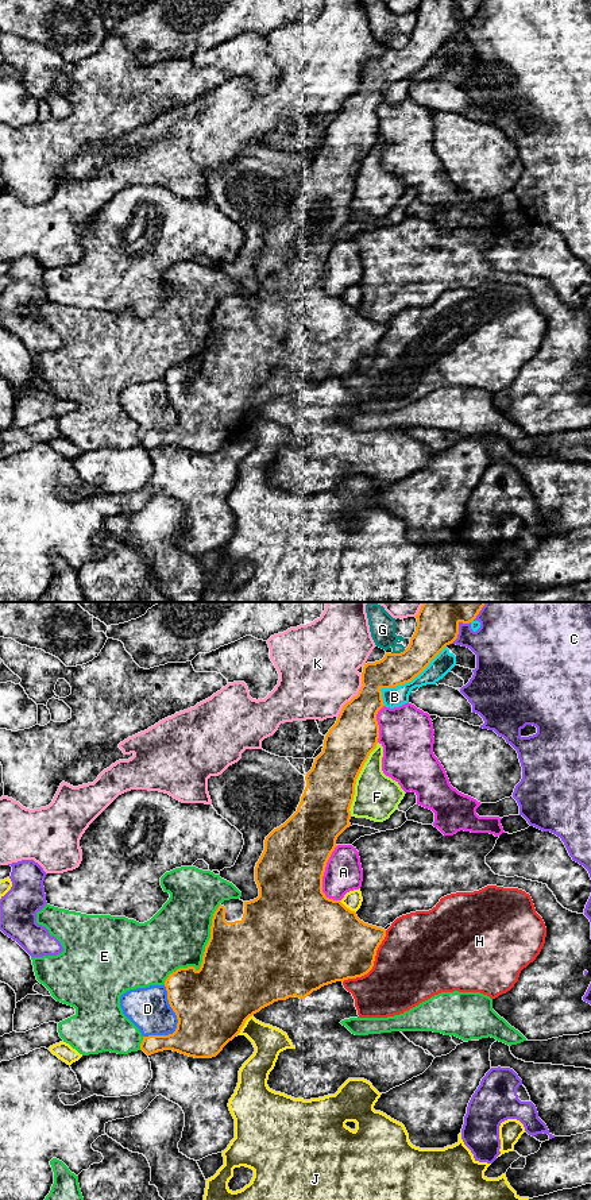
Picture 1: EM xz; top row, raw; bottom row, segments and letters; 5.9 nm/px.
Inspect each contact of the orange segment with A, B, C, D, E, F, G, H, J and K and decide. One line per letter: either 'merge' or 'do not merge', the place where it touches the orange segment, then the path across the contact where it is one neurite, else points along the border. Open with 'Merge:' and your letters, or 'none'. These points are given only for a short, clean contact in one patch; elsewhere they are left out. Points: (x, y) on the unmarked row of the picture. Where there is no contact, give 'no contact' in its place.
Merge: none
A: do not merge; meets orange in xz at (323, 270)
B: do not merge; meets orange in xz at (406, 77)
C: do not merge; meets orange in xz at (458, 23)
D: do not merge; meets orange in xz at (177, 419)
E: do not merge; meets orange in xz at (203, 351)
F: do not merge; meets orange in xz at (356, 173)
G: do not merge; meets orange in xz at (398, 49); border along xz (405, 45), (391, 49)
H: do not merge; meets orange in xz at (373, 359)
J: do not merge; meets orange in xz at (243, 420)
K: do not merge; meets orange in xz at (354, 92)

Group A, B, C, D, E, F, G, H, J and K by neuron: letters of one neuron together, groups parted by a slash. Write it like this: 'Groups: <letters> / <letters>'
Groups: A / B / C G / D / E / F / H / J / K

